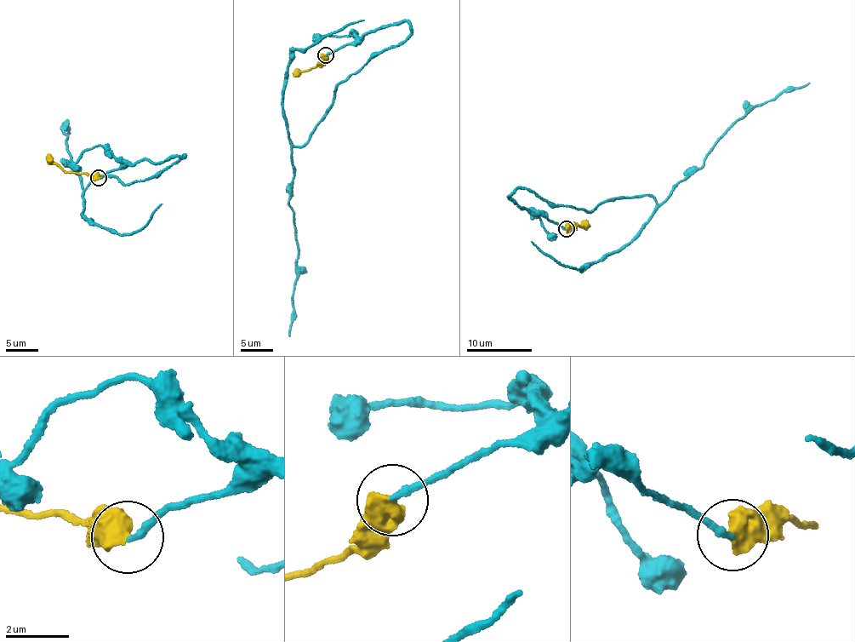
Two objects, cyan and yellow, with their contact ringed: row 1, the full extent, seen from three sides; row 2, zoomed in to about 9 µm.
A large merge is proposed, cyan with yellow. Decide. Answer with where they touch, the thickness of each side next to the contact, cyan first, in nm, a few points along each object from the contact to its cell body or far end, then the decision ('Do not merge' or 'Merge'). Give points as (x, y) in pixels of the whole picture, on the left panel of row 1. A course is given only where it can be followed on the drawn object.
Place: (99, 178). Thickness 190 nm (cyan) against 650 nm. Course of cyan: (99, 179), (183, 156), (146, 180), (126, 184), (102, 175), (84, 190), (64, 127), (68, 133). Course of yellow: (99, 179), (67, 173), (48, 155). Merge

